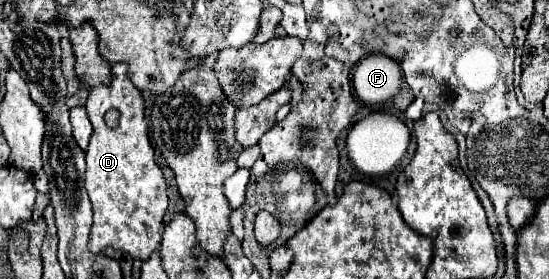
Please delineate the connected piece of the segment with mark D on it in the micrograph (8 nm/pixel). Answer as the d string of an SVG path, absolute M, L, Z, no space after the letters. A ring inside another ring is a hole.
M127 64L111 66L111 84L91 88L85 108L93 124L85 176L85 188L93 204L89 250L99 254L107 246L113 246L143 262L161 244L163 216L167 210L167 184L149 142L143 96L127 78ZM111 108L121 114L117 128L109 128L103 120L105 112Z

